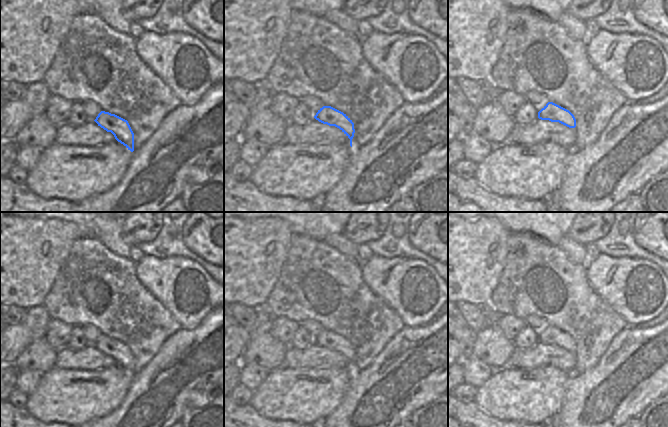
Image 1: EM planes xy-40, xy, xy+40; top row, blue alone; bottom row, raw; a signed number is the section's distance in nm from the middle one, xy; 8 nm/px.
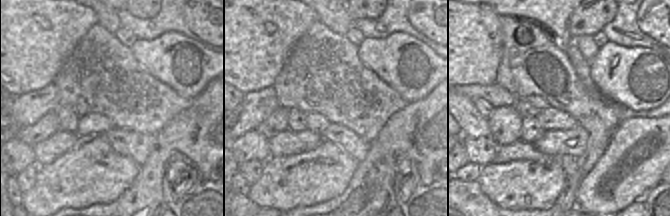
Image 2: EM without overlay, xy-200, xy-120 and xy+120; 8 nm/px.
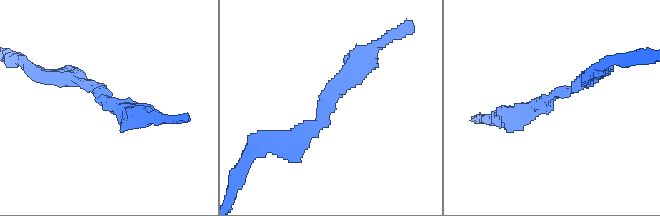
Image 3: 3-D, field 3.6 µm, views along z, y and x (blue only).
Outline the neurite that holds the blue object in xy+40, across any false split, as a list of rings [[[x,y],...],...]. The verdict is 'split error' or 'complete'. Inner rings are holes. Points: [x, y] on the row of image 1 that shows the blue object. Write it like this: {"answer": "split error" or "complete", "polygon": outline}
{"answer": "complete", "polygon": [[[548,102],[538,112],[538,118],[541,120],[549,120],[551,122],[559,122],[569,128],[576,127],[576,119],[574,115],[569,110],[553,102]]]}

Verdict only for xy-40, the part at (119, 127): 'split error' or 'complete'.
complete

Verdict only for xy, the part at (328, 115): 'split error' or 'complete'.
complete

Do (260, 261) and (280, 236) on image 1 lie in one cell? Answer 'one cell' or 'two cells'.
one cell

